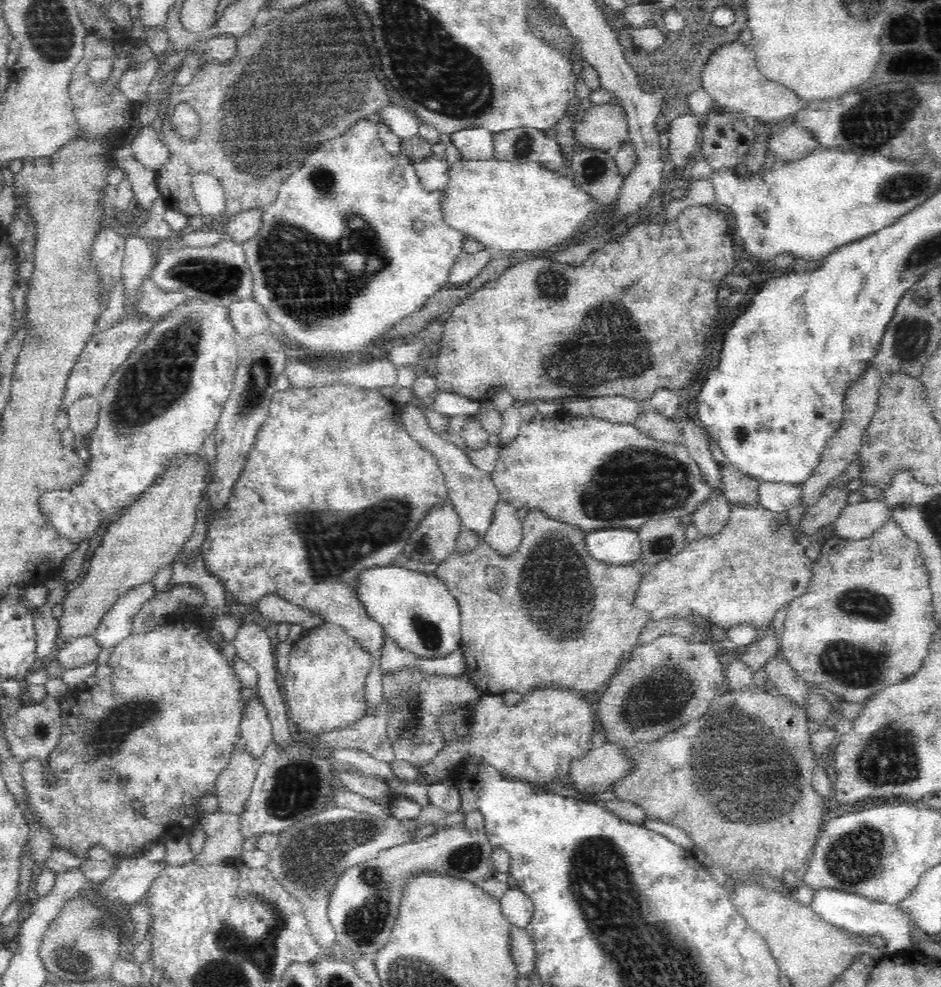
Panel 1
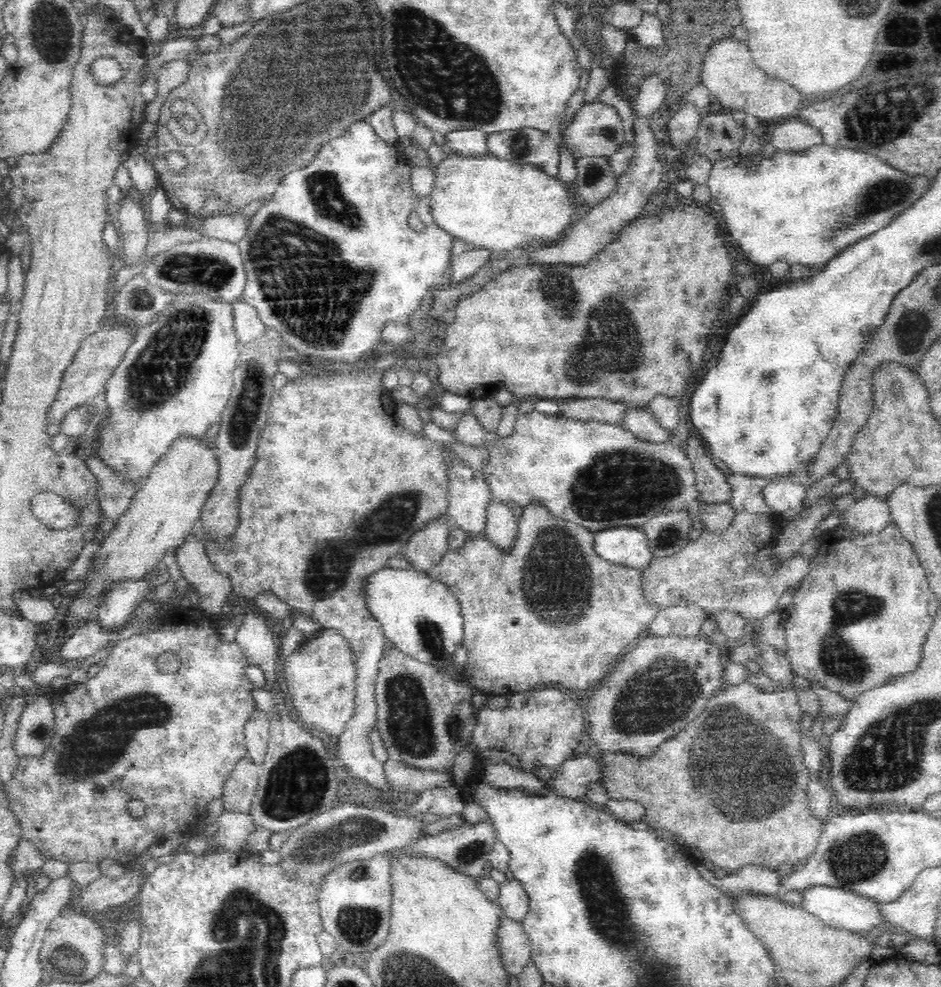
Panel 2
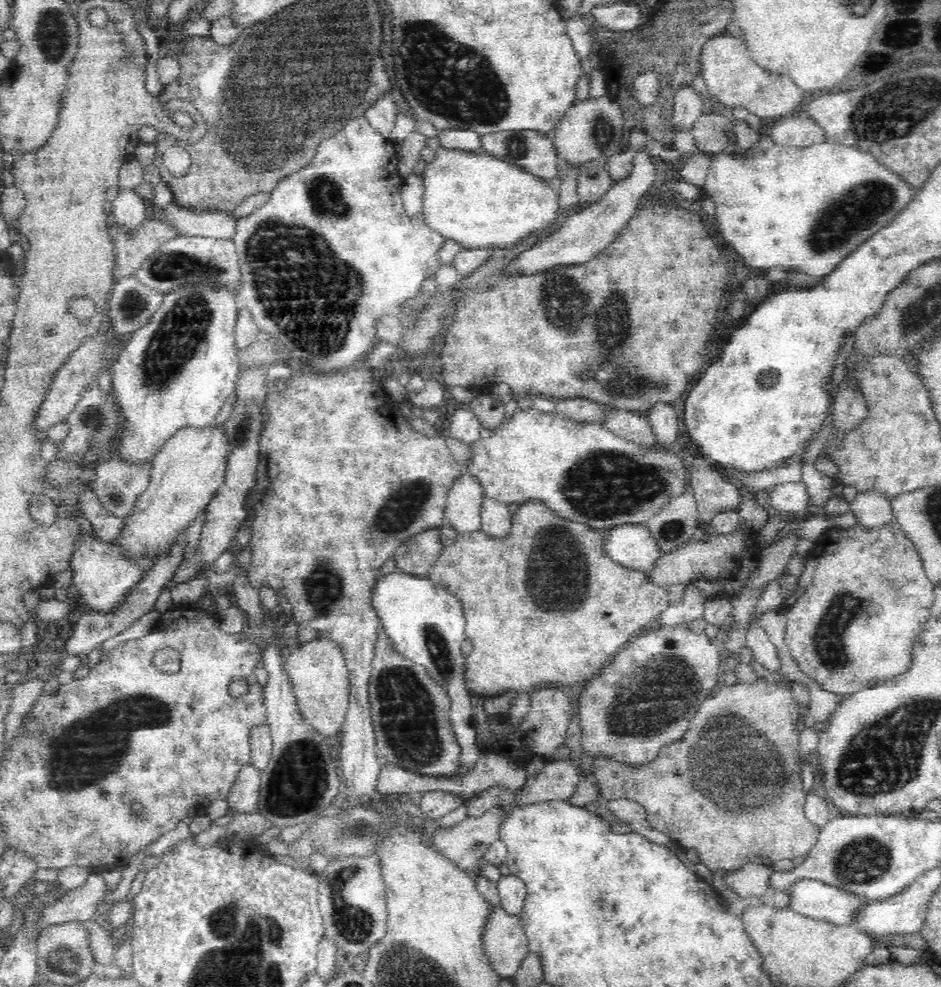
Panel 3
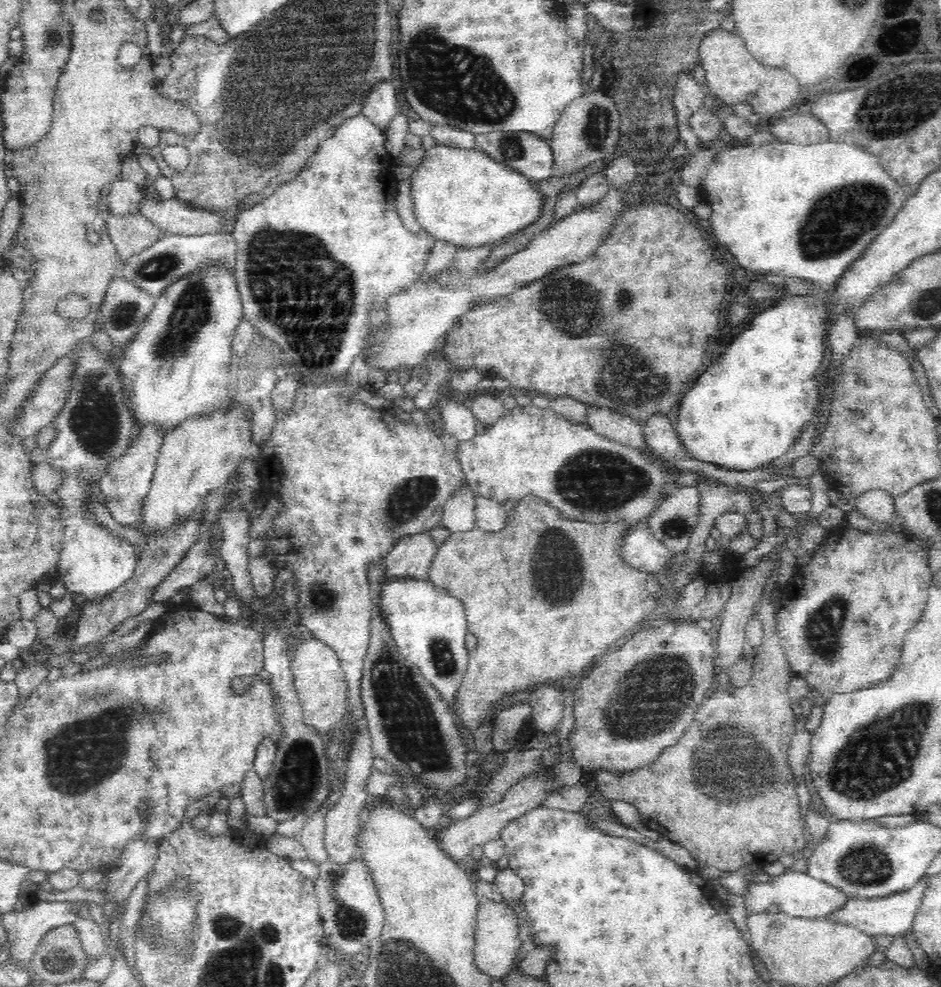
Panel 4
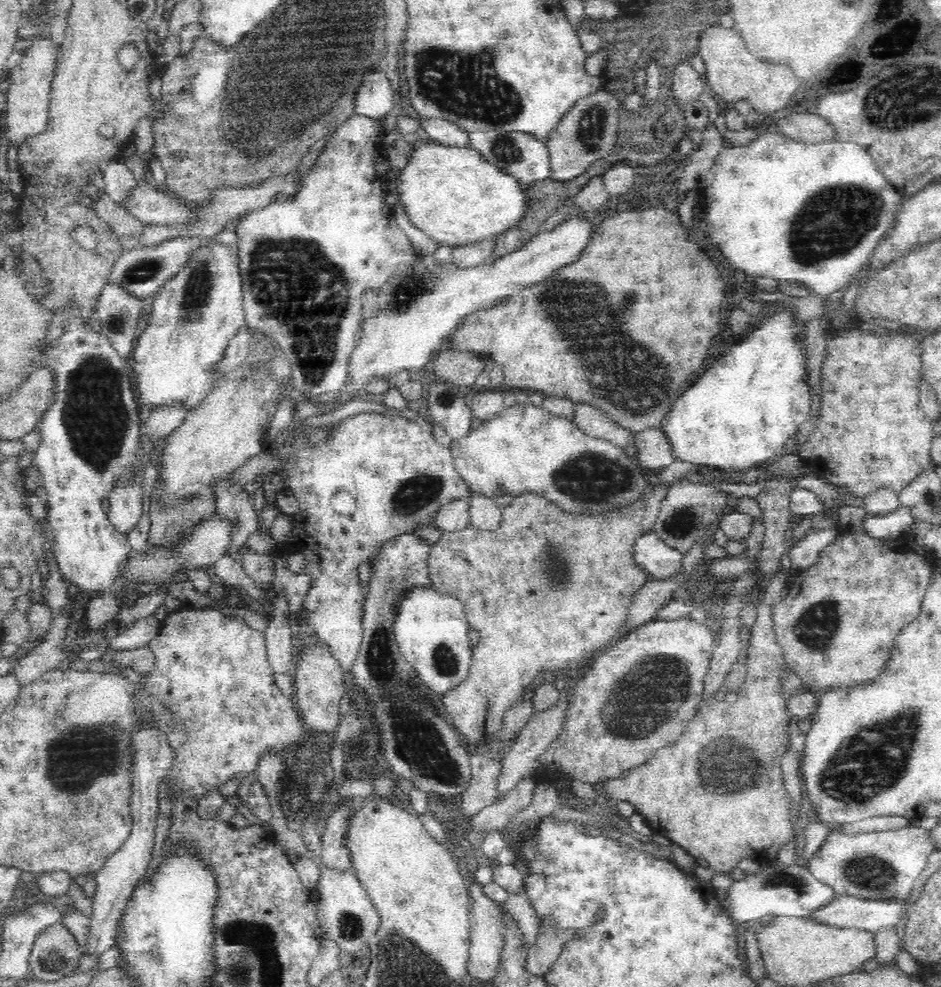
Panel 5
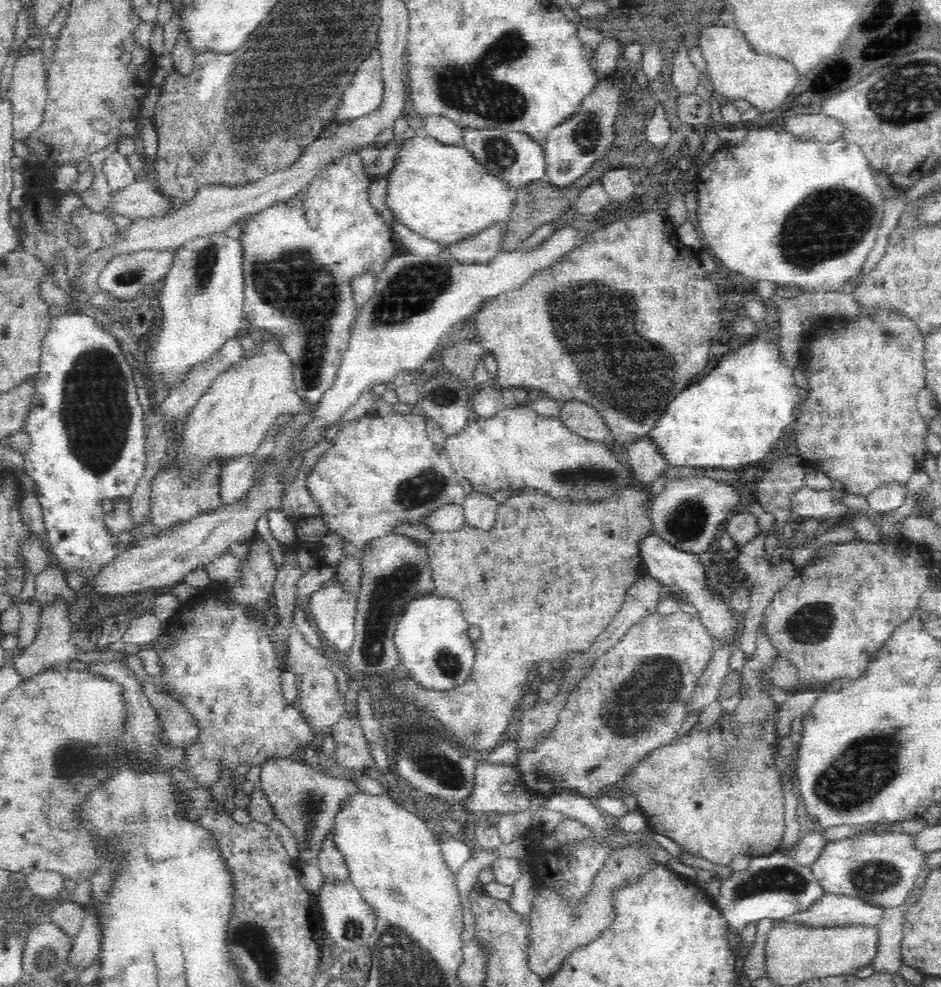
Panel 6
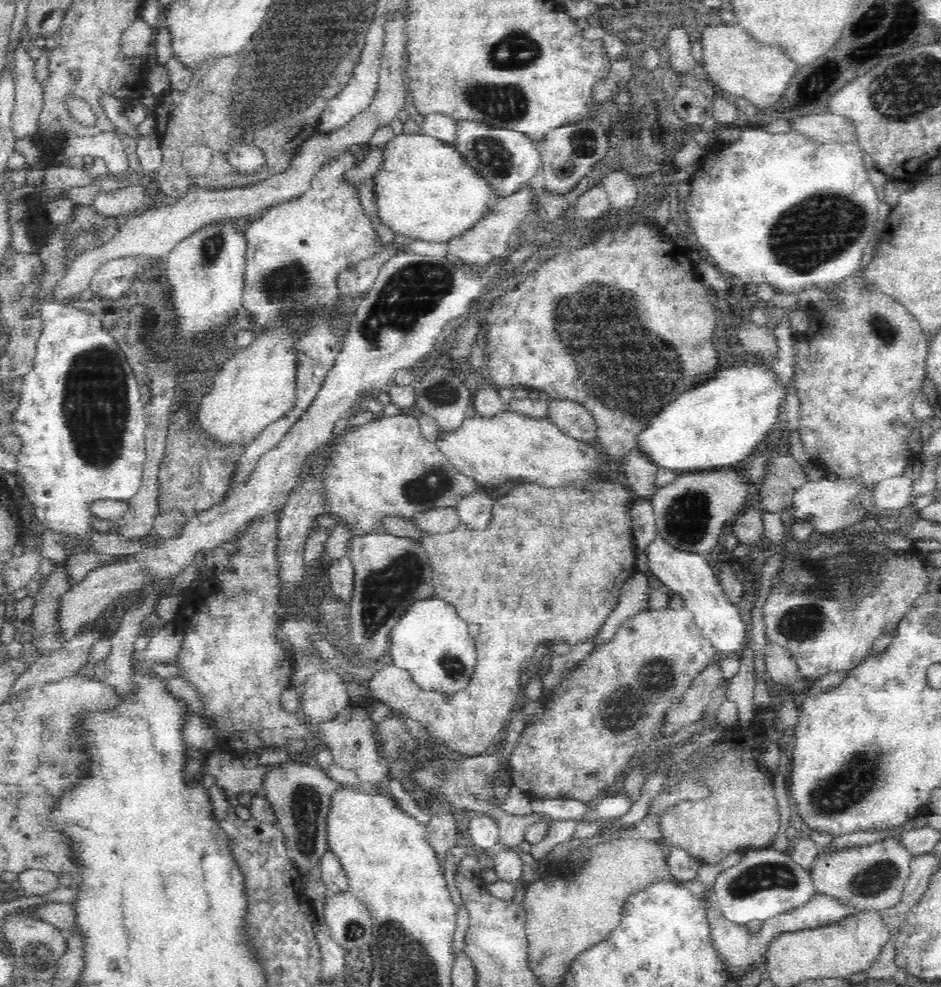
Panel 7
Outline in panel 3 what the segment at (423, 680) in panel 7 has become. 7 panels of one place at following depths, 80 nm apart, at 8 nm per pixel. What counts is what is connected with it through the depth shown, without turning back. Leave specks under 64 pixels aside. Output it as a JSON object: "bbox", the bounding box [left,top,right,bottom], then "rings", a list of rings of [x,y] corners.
{"bbox":[373,572,485,772],"rings":[[[393,572],[376,578],[373,606],[384,631],[394,642],[398,652],[416,665],[424,666],[426,675],[443,688],[451,705],[451,719],[458,744],[462,747],[460,768],[466,772],[473,768],[485,749],[478,747],[476,727],[472,720],[470,694],[465,686],[466,659],[462,642],[466,639],[466,620],[462,604],[447,590],[427,577],[418,578]]]}

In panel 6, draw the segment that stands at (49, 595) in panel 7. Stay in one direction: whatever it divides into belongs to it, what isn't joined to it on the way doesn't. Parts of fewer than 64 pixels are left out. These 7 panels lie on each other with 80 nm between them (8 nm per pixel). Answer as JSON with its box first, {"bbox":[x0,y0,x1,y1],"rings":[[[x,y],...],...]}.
{"bbox":[11,598,118,682],"rings":[[[56,598],[50,606],[42,606],[38,630],[36,631],[34,640],[25,649],[21,650],[21,653],[15,653],[15,657],[11,661],[17,672],[21,675],[22,682],[30,681],[33,676],[37,676],[42,670],[58,661],[62,662],[72,658],[81,661],[82,665],[95,665],[99,662],[110,662],[110,660],[114,660],[114,656],[118,656],[118,654],[114,654],[113,652],[100,654],[100,652],[96,651],[76,650],[71,633],[71,624],[68,620],[67,606],[68,603],[63,598]]]}

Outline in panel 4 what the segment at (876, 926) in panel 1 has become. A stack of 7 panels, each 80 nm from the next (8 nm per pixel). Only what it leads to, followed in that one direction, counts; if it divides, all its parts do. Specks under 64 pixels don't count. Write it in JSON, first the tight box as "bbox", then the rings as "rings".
{"bbox":[742,869,848,918],"rings":[[[789,869],[768,882],[747,882],[743,887],[742,906],[747,917],[768,913],[772,906],[776,906],[780,913],[794,918],[826,918],[830,911],[836,910],[847,898],[848,896],[835,886],[818,880],[807,872]]]}

